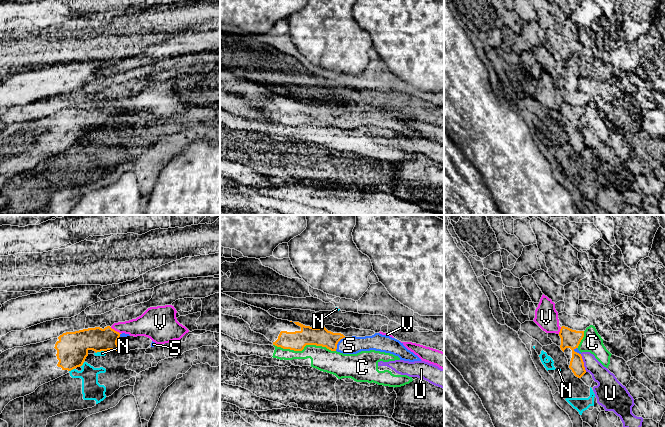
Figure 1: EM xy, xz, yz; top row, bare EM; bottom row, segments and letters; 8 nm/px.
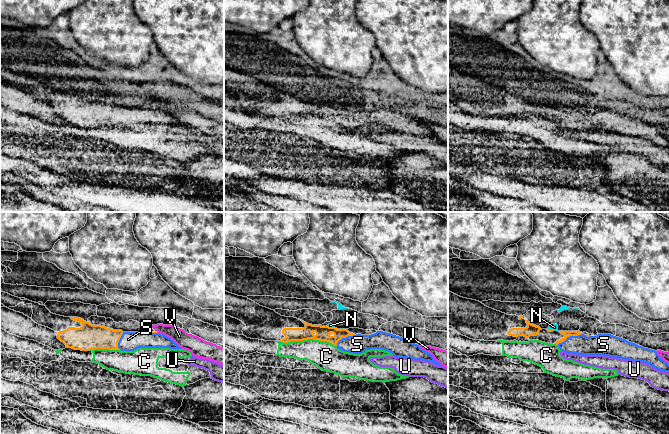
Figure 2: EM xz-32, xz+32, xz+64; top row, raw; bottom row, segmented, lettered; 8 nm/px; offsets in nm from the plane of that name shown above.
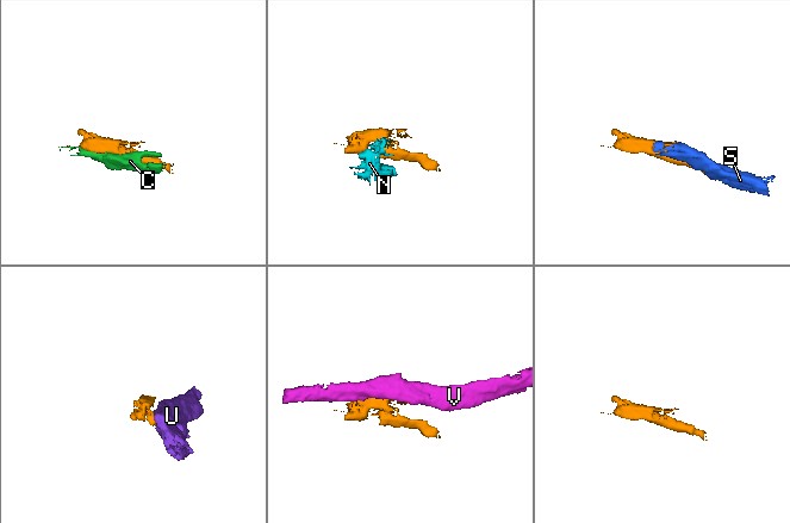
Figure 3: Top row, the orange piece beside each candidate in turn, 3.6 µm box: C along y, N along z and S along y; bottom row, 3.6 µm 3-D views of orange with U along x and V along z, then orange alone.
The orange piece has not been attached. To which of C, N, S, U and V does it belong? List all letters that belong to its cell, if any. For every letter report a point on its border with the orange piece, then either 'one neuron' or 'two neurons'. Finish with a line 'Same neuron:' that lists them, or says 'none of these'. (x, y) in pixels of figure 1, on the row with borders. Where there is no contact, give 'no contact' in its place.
C: xz (304, 346) | two neurons
N: xy (71, 369) | two neurons
S: xz (337, 343) | one neuron
U: yz (583, 363) | two neurons
V: xy (116, 331) | two neurons
Same neuron: S

